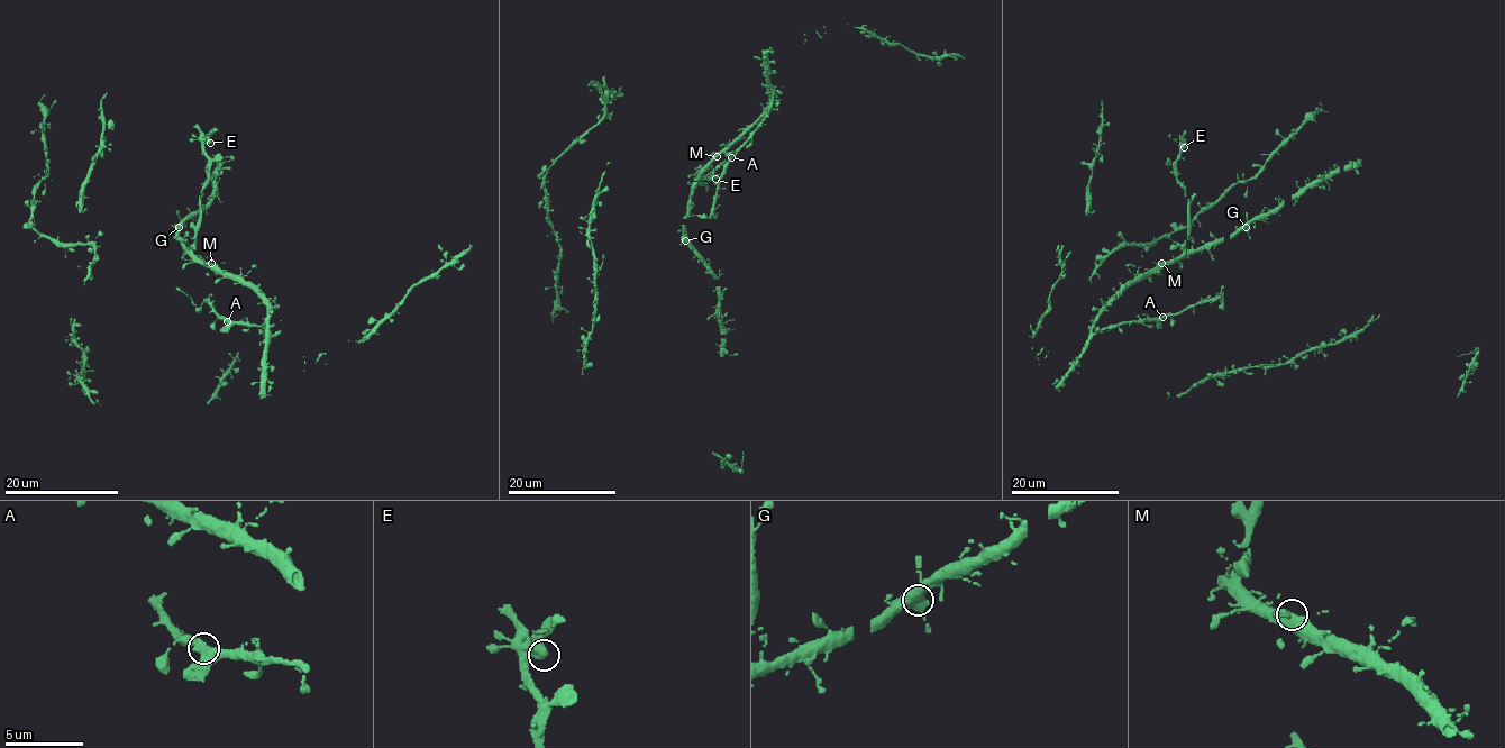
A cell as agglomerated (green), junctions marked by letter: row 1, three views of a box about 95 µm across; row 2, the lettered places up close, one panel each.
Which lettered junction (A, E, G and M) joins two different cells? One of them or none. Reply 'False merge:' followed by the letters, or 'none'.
False merge: none

